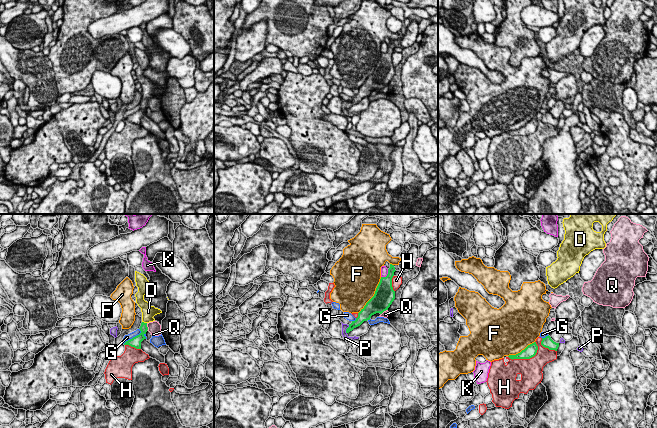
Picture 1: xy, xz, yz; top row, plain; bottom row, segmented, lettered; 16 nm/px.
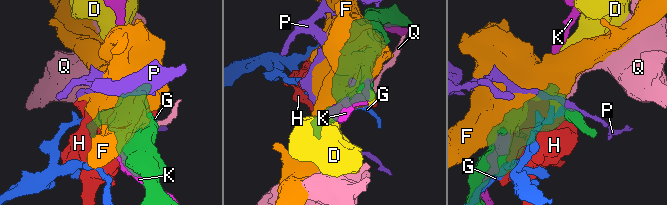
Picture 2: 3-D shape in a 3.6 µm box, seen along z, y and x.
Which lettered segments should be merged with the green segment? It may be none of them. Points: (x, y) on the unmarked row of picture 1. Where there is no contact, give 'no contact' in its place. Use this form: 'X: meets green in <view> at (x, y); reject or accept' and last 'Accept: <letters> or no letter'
D: meets green in xy at (143, 98); accept
F: meets green in xz at (374, 71); reject
G: meets green in xy at (133, 113); reject
H: meets green in yz at (525, 134); reject
K: meets green in xz at (387, 51); reject
P: meets green in xz at (346, 105); reject
Q: meets green in xy at (146, 102); reject
Accept: D

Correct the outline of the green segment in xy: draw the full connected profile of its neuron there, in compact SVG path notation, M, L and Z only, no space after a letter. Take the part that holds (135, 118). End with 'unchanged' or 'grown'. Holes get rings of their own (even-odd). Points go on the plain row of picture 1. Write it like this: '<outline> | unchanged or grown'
M135 47L135 58L138 63L138 68L135 70L136 79L141 84L142 88L142 99L140 102L141 109L132 115L126 117L124 121L129 121L136 125L141 125L141 118L146 115L144 112L148 106L147 100L155 97L153 94L155 91L162 89L162 87L154 82L151 82L147 77L144 76L144 71L149 67L149 57L147 54Z | grown

